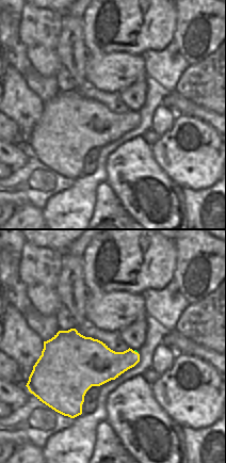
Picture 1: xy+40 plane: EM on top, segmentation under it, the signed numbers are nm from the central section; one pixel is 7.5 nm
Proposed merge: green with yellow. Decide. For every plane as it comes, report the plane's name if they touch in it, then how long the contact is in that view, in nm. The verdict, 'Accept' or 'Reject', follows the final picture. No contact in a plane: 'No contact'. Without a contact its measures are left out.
Touches green in xy+40. Shared border 40 nm

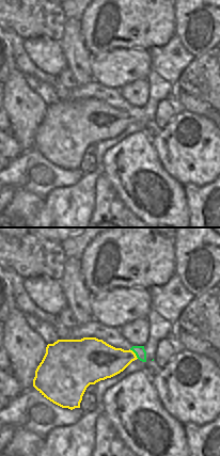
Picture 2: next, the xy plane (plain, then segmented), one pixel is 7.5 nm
Touches green in xy. Shared border 100 nm

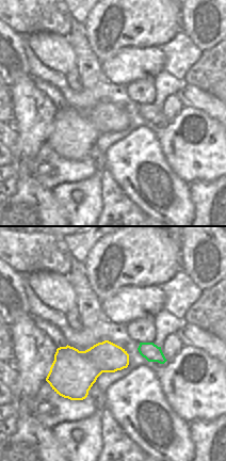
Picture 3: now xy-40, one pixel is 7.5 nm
No contact

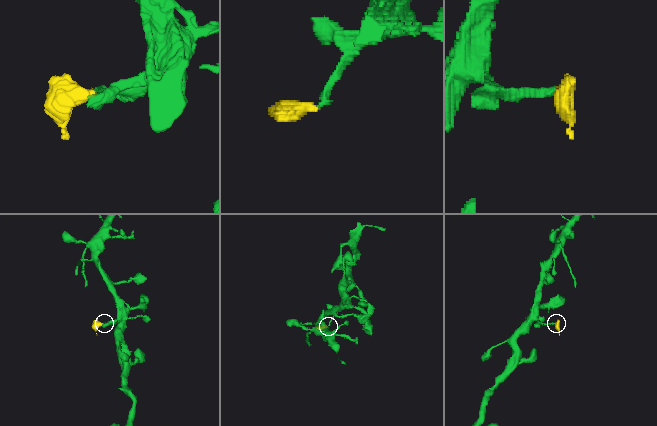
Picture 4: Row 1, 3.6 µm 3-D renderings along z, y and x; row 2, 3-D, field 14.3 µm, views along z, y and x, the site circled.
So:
Reject

